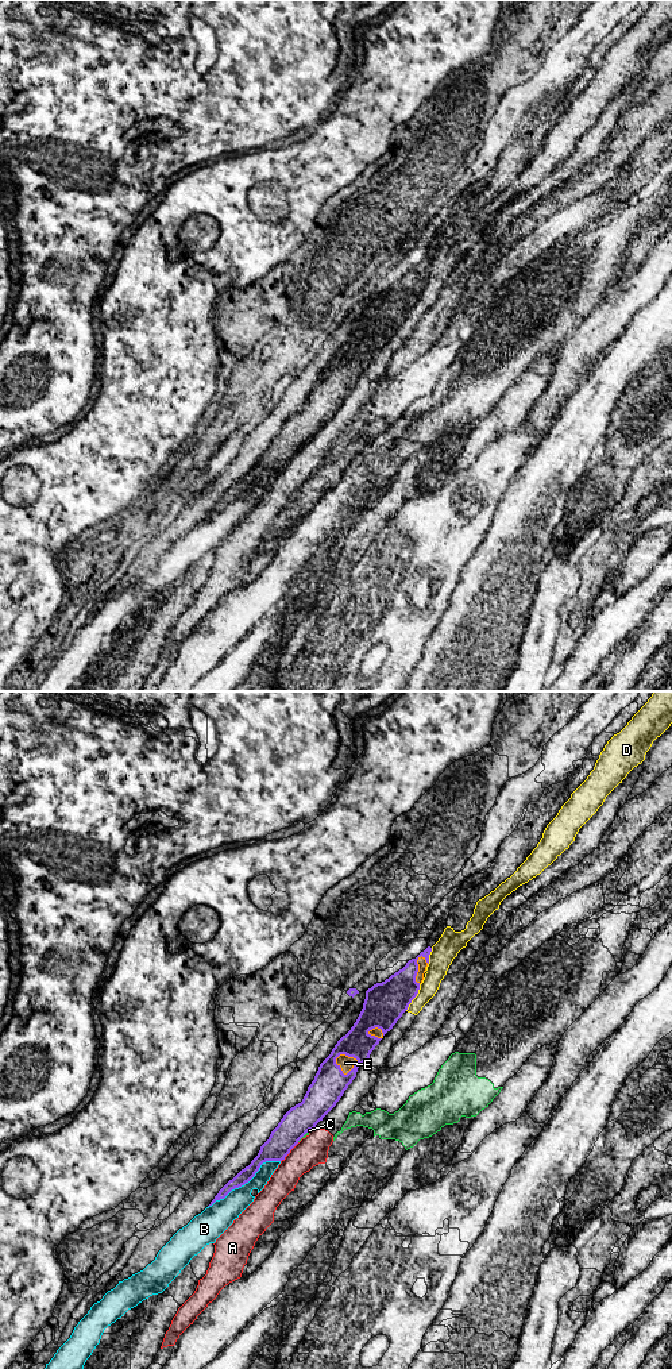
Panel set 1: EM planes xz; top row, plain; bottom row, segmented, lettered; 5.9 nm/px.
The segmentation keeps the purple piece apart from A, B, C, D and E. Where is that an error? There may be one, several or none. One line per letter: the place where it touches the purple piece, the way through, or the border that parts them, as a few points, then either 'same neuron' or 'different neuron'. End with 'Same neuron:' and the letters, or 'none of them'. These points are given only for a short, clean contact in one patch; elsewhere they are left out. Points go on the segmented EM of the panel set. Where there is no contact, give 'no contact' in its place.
A: xz (289, 1152) | different neuron
B: xz (244, 1183) | different neuron
C: xz (304, 1134) | along xz (311, 1129), (297, 1141) | different neuron
D: xz (414, 997) | different neuron
E: xz (344, 1053) | same neuron
Same neuron: E

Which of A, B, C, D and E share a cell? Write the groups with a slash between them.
A D / B / C / E

